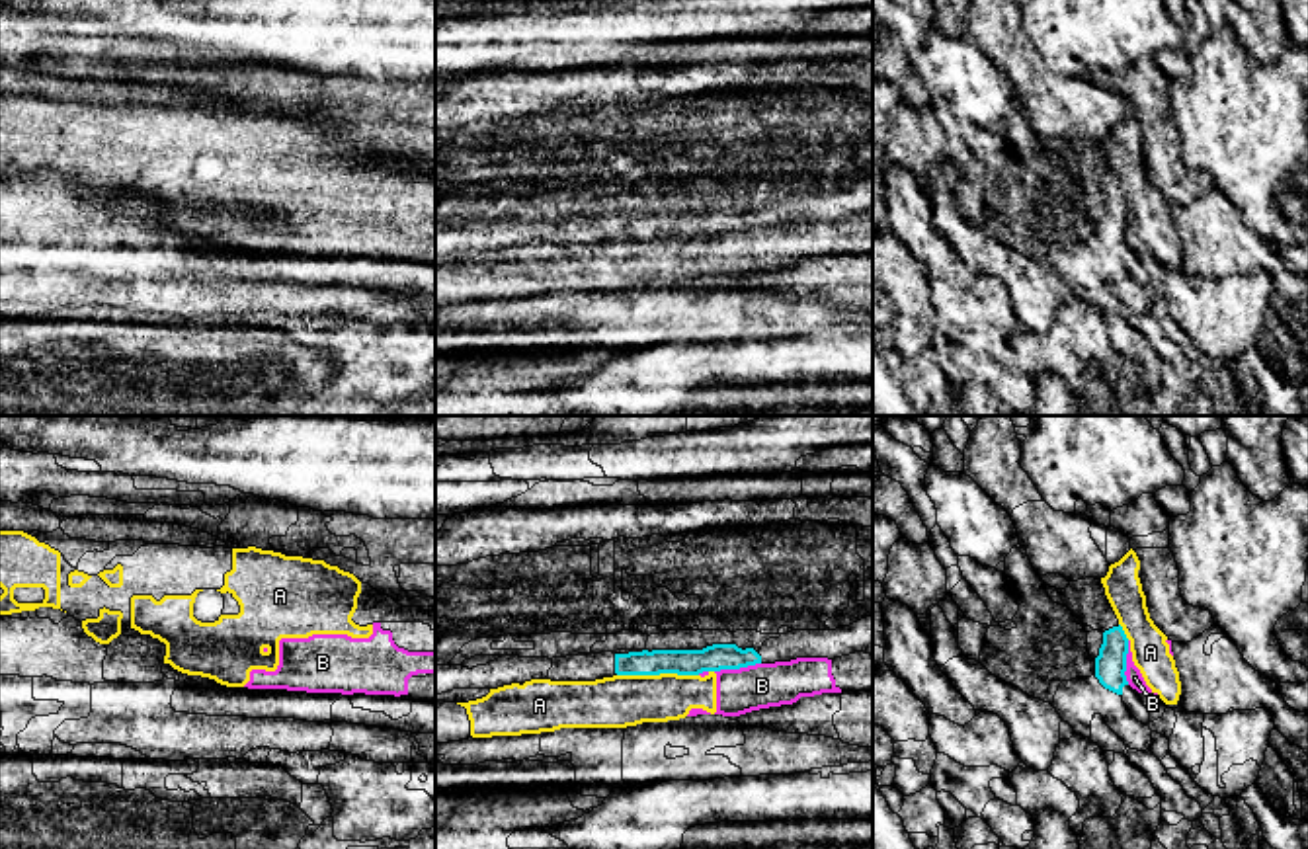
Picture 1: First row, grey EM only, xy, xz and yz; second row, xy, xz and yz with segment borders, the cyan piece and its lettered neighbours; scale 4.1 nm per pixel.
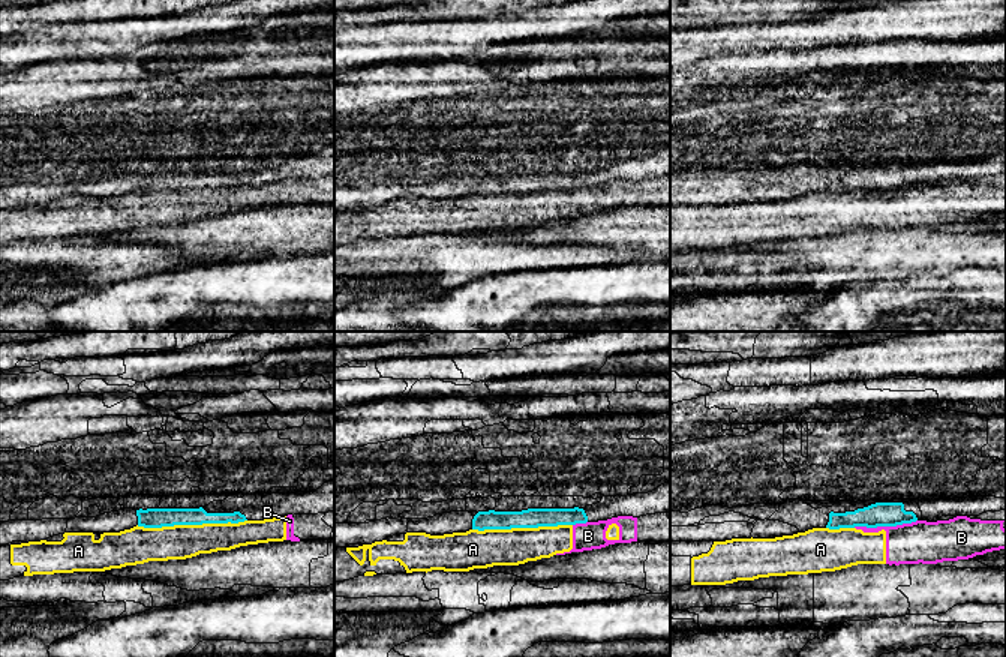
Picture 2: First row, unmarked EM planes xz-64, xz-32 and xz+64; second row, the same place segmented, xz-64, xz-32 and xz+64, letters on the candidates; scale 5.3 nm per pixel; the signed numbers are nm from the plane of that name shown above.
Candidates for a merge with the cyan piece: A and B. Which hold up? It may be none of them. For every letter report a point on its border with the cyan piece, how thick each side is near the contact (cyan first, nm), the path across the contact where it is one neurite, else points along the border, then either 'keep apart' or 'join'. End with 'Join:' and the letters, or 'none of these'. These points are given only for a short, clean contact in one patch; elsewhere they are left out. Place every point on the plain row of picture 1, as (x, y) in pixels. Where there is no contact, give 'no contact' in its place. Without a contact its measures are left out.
A: xz (656, 237) | 110/220 nm | keep apart
B: xz (736, 231) | 110/190 nm | along xz (760, 225), (715, 235) | keep apart
Join: none of these

